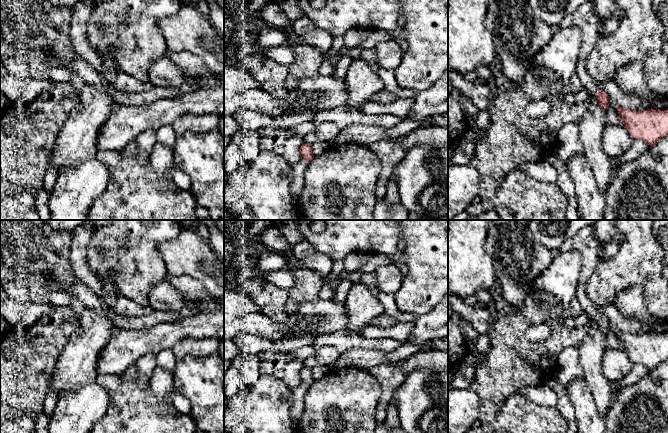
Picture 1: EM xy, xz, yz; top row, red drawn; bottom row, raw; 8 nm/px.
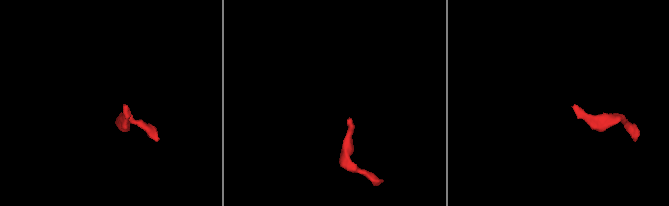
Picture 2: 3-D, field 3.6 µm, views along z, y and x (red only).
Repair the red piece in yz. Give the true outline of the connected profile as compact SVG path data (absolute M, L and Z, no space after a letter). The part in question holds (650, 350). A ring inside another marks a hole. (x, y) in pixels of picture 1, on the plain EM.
M618 330L617 335L635 364L653 370L668 359L668 333L636 335Z

